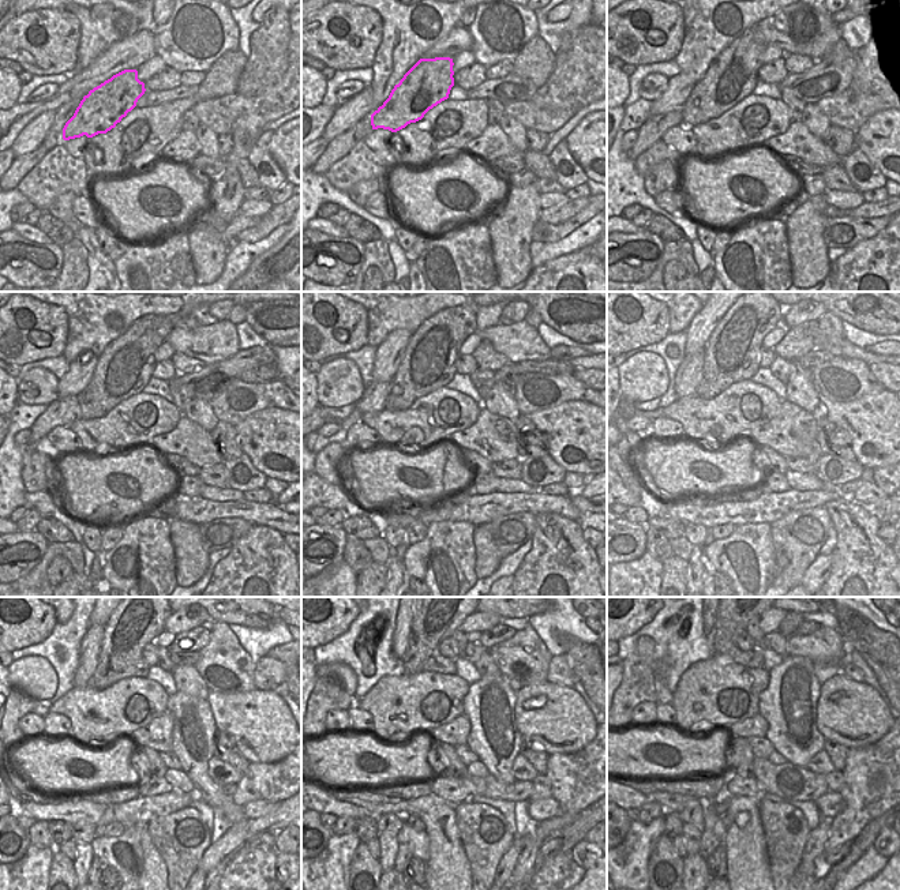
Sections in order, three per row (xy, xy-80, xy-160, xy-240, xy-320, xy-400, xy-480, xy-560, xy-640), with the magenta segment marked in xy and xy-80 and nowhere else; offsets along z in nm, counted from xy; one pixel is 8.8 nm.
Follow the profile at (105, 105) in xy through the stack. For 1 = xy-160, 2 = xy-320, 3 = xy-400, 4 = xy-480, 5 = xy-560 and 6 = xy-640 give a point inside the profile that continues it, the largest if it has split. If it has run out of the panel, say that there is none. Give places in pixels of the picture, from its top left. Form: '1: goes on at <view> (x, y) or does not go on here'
1: goes on at xy-160 (732, 75)
2: goes on at xy-320 (432, 350)
3: goes on at xy-400 (732, 352)
4: goes on at xy-480 (132, 624)
5: goes on at xy-560 (430, 624)
6: goes on at xy-640 (727, 624)

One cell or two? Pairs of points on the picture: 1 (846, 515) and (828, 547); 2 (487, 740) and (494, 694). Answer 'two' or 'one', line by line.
1: two
2: one

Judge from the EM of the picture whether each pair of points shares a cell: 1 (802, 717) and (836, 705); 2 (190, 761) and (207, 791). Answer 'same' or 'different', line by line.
1: different
2: same

